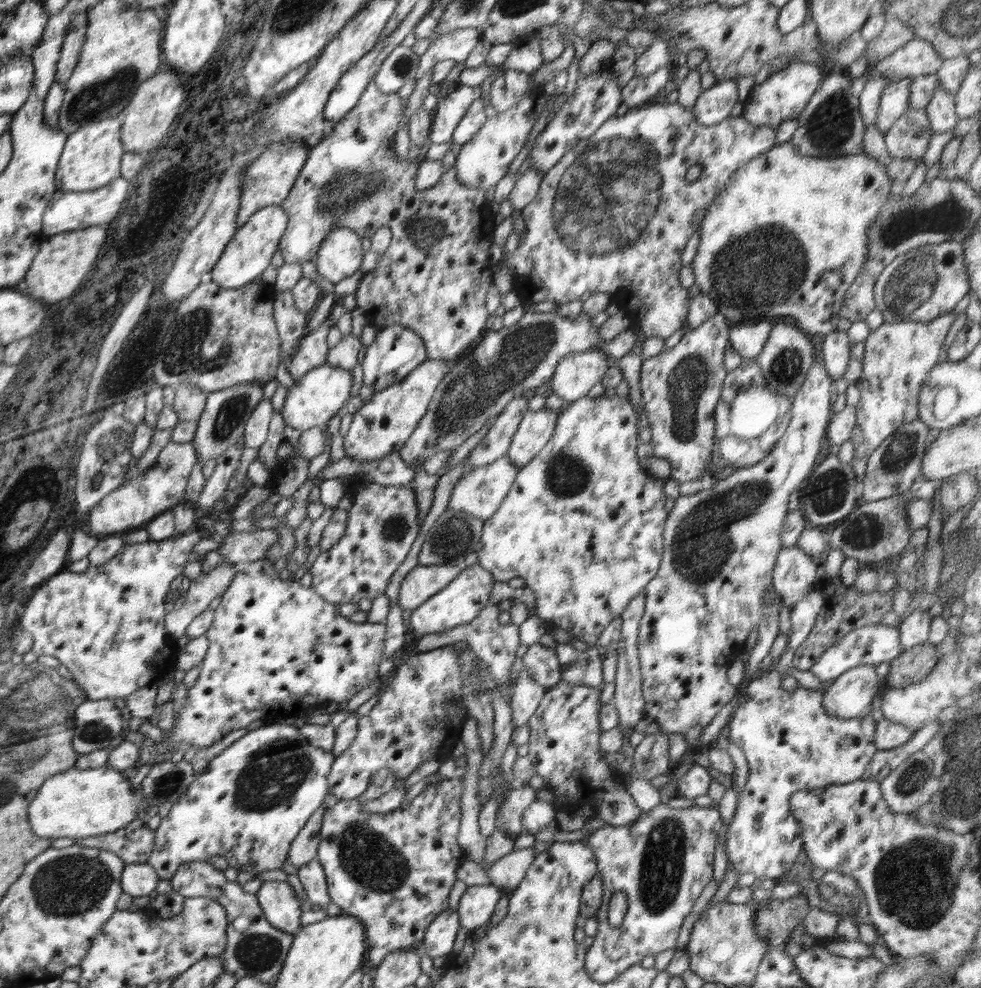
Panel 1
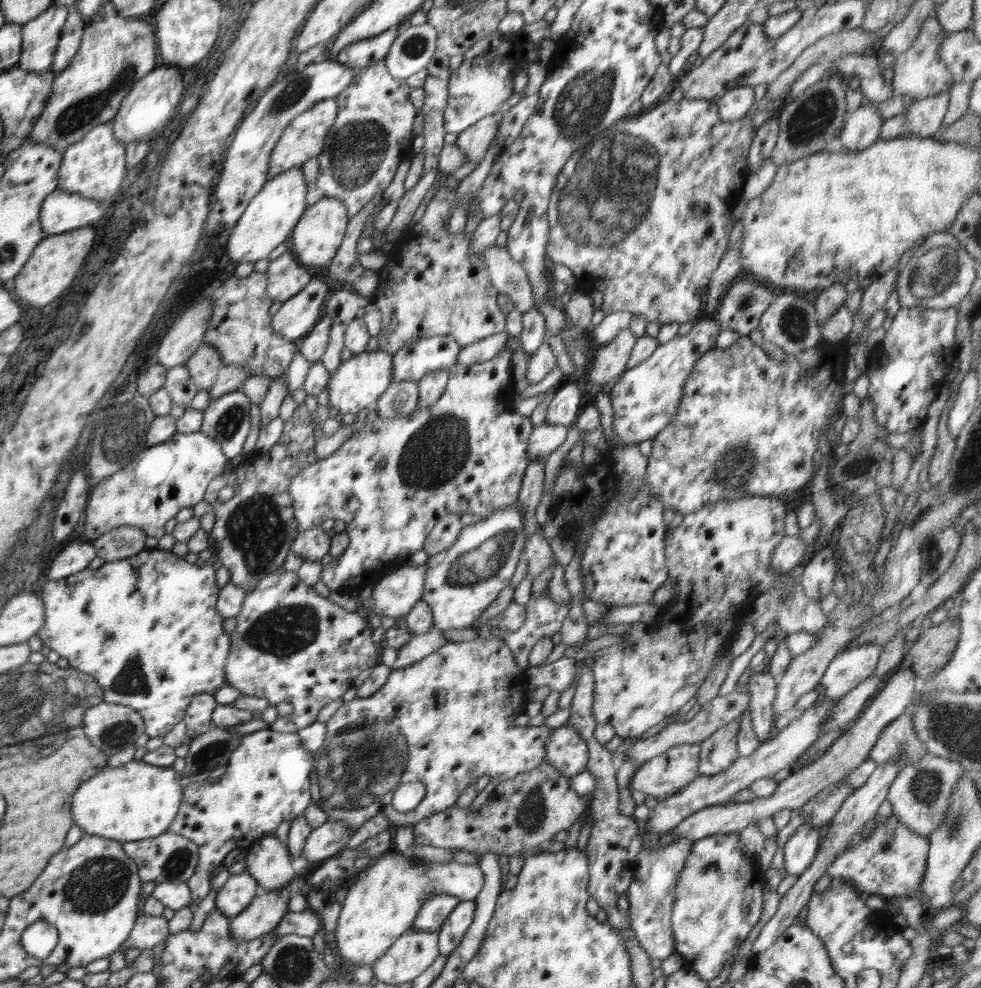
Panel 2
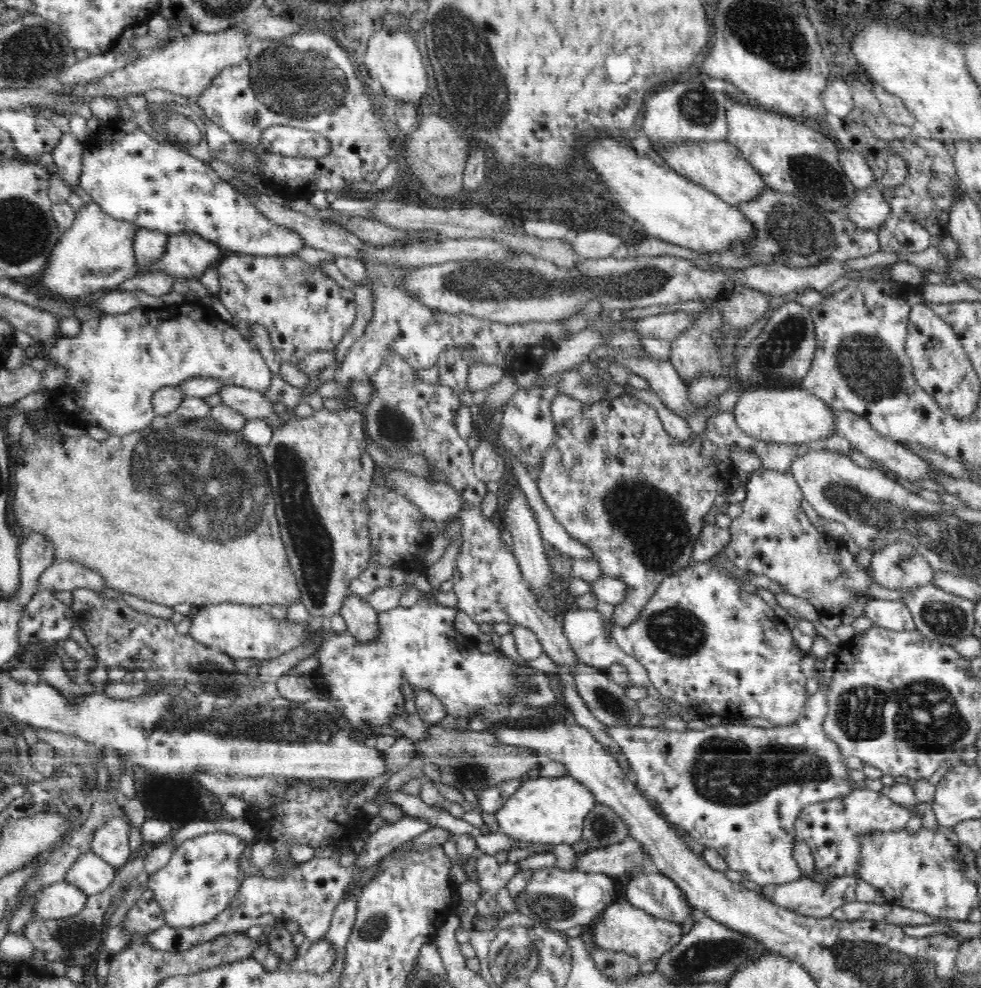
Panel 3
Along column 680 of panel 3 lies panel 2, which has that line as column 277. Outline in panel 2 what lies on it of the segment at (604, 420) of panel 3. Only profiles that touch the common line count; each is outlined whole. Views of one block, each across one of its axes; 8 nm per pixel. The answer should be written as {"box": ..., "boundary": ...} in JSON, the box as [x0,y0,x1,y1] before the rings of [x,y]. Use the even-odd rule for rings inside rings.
{"box":[203,410,317,593],"boundary":[[[296,410],[284,422],[278,442],[268,452],[213,478],[207,486],[203,500],[211,504],[215,513],[214,528],[208,535],[211,548],[222,567],[230,571],[229,582],[240,586],[245,593],[254,592],[253,588],[262,576],[283,568],[286,556],[291,553],[292,542],[301,533],[294,518],[289,486],[296,473],[317,459],[314,426],[308,416],[307,410]],[[226,486],[234,490],[234,496],[222,502],[217,496]]]}

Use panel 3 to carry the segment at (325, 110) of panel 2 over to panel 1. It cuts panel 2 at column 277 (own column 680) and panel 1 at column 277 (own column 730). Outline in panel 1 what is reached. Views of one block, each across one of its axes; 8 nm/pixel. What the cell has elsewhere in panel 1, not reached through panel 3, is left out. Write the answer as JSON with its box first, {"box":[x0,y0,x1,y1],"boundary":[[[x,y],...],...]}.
{"box":[236,140,310,227],"boundary":[[[286,140],[270,144],[258,158],[255,158],[243,173],[243,191],[240,198],[240,210],[236,219],[236,226],[241,227],[255,212],[270,205],[280,205],[290,194],[293,184],[300,174],[305,160],[308,158],[310,148],[301,140],[292,142]]]}

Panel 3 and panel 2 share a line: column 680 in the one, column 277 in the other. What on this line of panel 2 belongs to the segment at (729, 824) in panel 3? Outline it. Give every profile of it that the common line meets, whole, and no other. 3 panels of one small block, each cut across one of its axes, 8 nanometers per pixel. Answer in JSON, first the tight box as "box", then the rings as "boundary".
{"box":[170,727,313,904],"boundary":[[[267,727],[242,737],[229,758],[226,772],[218,778],[218,782],[190,783],[183,790],[183,799],[170,830],[189,838],[199,848],[195,873],[186,882],[193,904],[199,903],[208,894],[211,889],[209,874],[223,864],[226,854],[236,848],[248,850],[261,836],[274,834],[284,821],[292,823],[312,804],[309,778],[313,764],[313,753],[302,746],[297,733],[282,733]]]}

